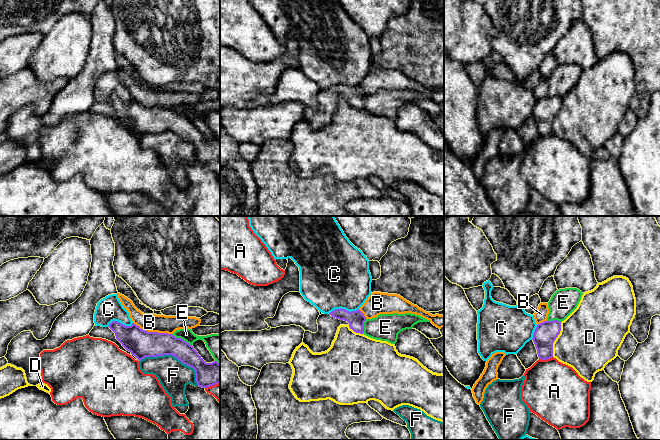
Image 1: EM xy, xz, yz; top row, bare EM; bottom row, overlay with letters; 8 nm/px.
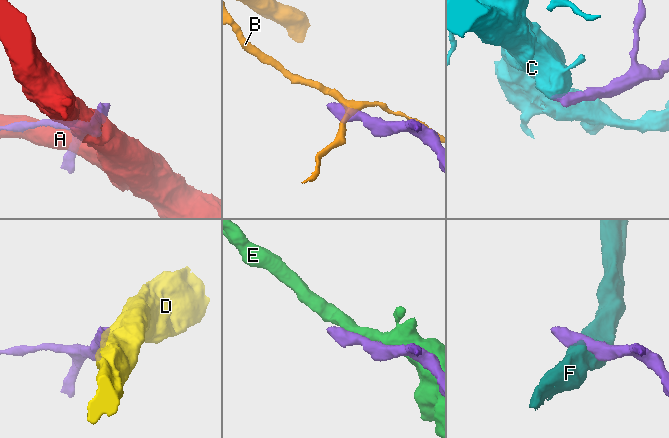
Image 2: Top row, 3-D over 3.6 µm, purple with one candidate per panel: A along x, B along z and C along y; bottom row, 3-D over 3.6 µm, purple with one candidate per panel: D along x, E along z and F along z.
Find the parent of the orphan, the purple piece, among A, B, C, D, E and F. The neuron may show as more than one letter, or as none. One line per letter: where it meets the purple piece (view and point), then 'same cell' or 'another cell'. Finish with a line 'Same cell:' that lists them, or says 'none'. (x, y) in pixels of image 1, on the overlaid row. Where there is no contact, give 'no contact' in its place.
A: meets purple in yz at (545, 359); another cell
B: meets purple in xy at (152, 332); another cell
C: meets purple in xz at (343, 309); another cell
D: meets purple in yz at (555, 339); another cell
E: meets purple in xy at (180, 338); another cell
F: meets purple in xy at (174, 356); another cell
Same cell: none

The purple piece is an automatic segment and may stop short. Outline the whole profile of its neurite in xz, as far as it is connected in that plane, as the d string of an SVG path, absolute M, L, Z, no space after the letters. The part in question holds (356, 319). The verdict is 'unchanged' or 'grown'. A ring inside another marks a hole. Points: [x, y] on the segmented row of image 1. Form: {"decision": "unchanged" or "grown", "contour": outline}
{"decision": "grown", "contour": "M340 308L329 314L323 313L317 319L318 331L305 331L303 343L313 353L325 352L331 347L340 325L348 325L354 332L363 334L365 321L366 317L359 309L349 312Z"}

